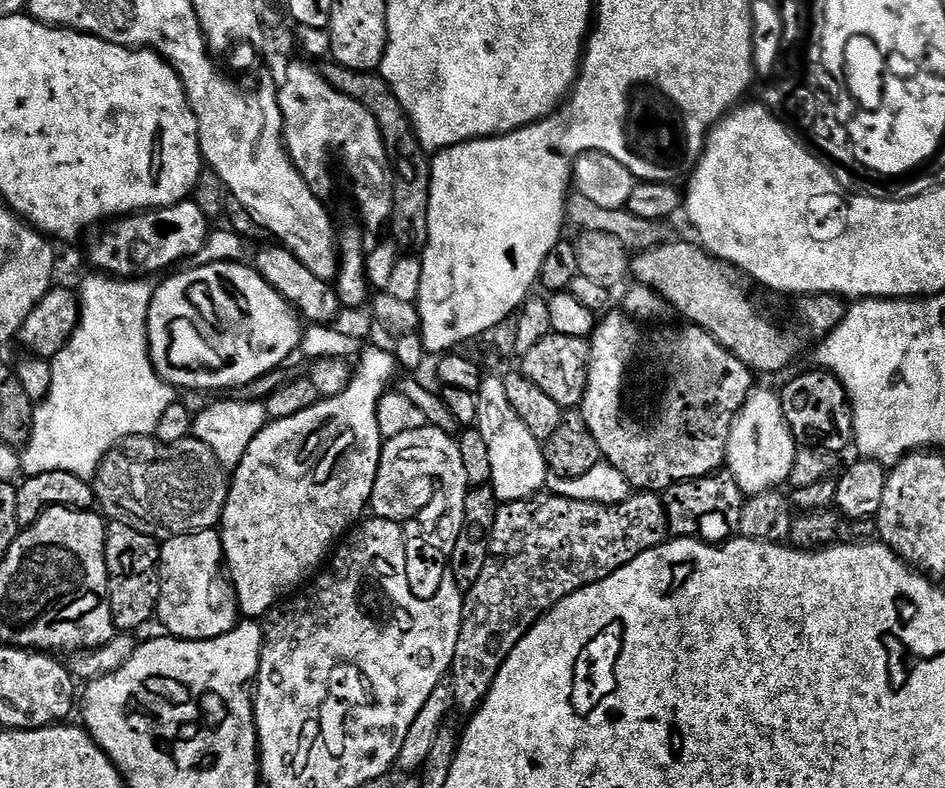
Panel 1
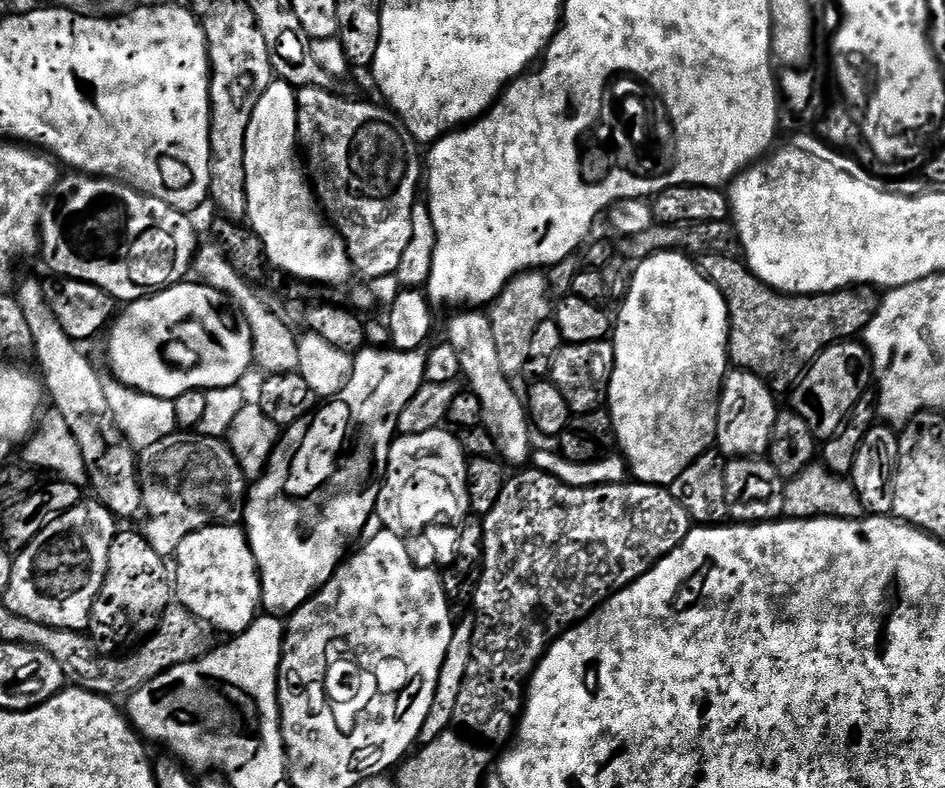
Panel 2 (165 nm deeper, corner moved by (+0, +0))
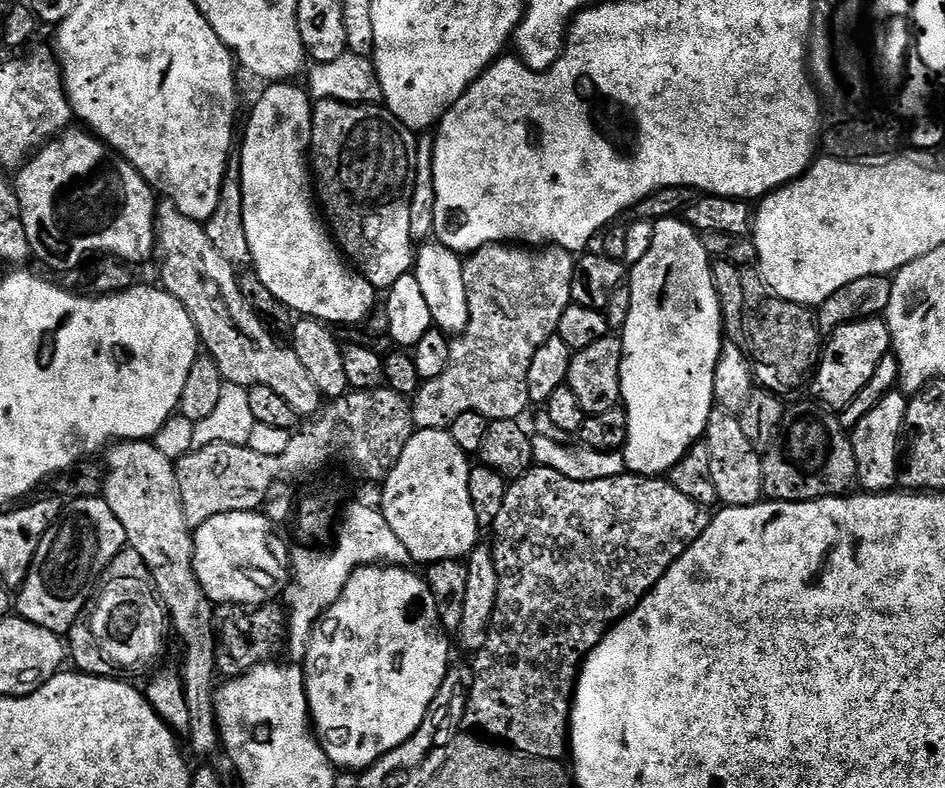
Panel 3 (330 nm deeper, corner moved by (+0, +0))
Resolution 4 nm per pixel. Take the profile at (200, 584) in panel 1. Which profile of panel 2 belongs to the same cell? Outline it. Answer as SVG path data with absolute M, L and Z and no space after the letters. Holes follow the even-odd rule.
M211 524L209 528L198 530L182 538L174 557L174 596L179 604L196 616L209 629L239 634L253 624L261 611L260 571L254 558L254 550L248 541L248 533L235 524Z

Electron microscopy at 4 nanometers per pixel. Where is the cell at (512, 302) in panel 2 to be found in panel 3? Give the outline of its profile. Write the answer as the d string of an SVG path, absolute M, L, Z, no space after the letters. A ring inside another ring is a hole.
M488 244L485 248L479 248L477 252L471 253L464 260L464 277L466 278L466 302L470 306L470 318L466 330L459 333L452 340L452 349L450 350L450 362L446 366L446 370L438 378L433 380L425 380L420 385L420 389L415 396L411 397L412 406L412 422L417 429L422 428L442 428L447 430L452 424L454 418L458 418L458 414L482 414L490 420L520 420L523 412L530 408L528 391L526 390L526 374L530 371L530 362L534 358L534 354L538 351L538 346L542 346L542 342L546 342L546 338L556 335L556 327L562 314L572 303L572 283L574 282L574 266L576 260L573 253L568 252L565 248L553 248L551 246L513 246L507 244Z

